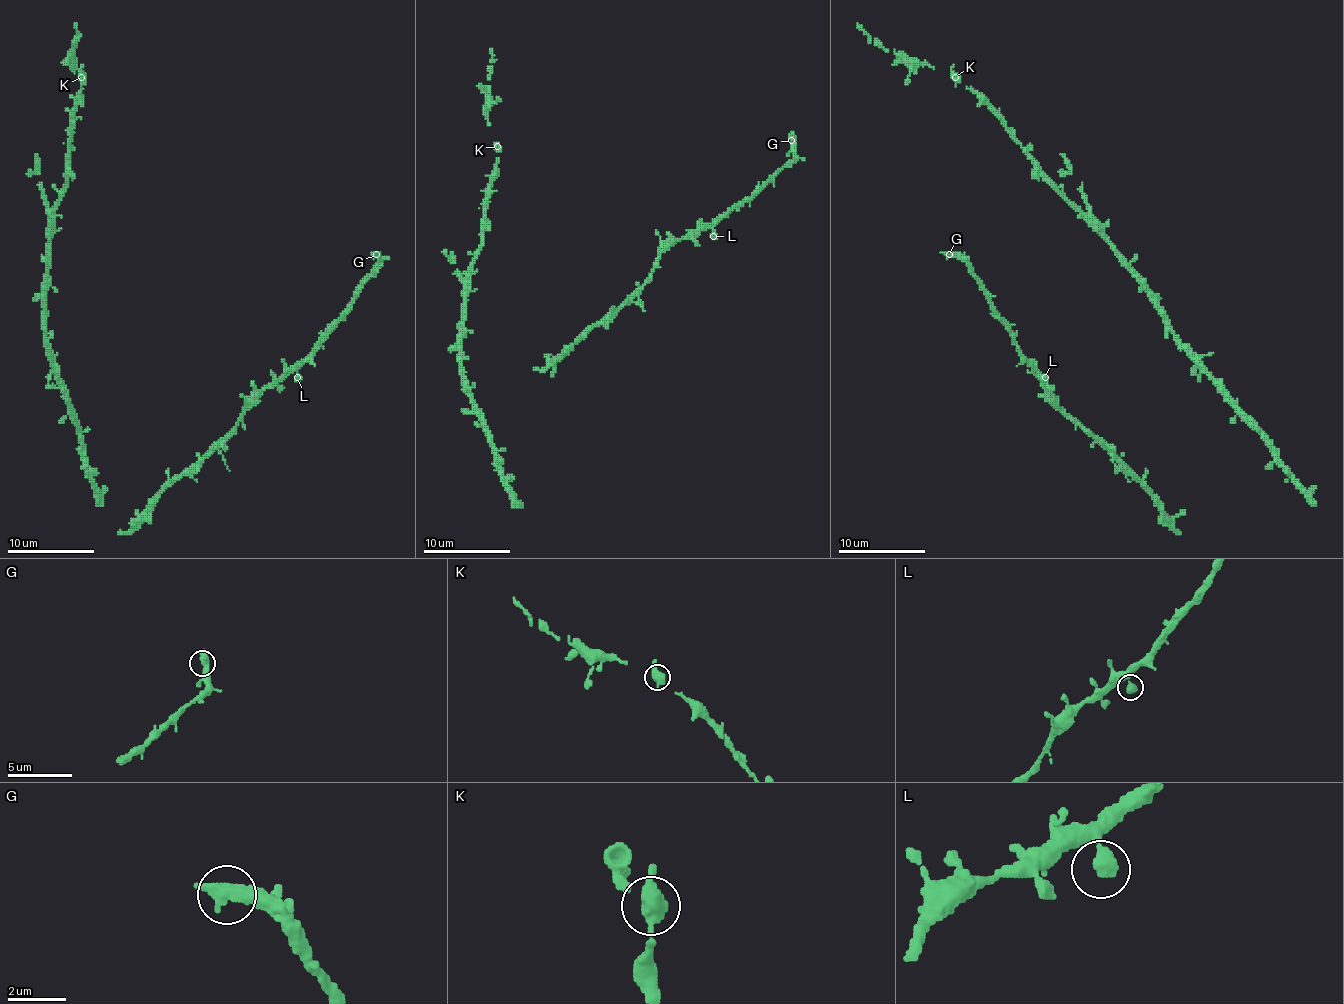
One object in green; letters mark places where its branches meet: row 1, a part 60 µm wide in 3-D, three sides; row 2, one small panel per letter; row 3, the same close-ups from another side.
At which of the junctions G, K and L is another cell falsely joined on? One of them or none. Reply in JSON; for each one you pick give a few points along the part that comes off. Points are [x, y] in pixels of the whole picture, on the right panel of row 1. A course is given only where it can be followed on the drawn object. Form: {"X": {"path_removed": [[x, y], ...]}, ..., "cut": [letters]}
{"cut": []}

